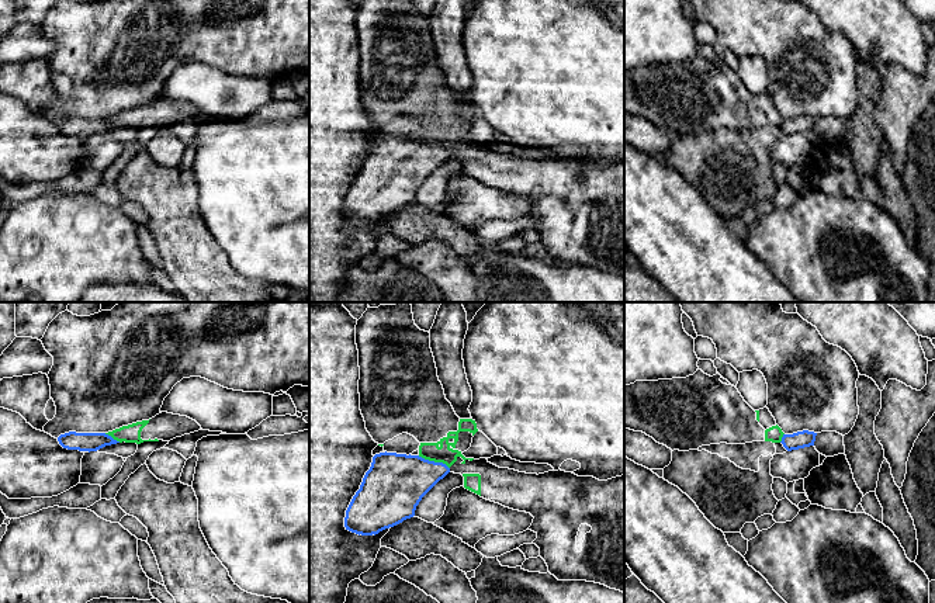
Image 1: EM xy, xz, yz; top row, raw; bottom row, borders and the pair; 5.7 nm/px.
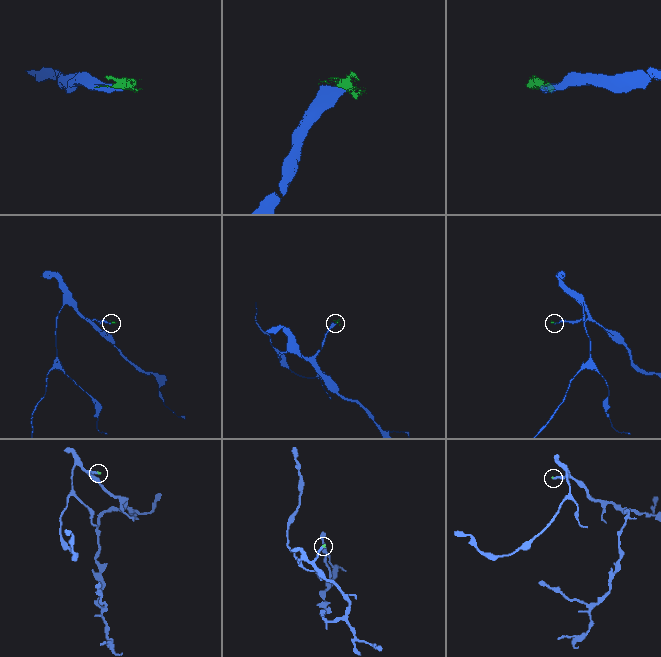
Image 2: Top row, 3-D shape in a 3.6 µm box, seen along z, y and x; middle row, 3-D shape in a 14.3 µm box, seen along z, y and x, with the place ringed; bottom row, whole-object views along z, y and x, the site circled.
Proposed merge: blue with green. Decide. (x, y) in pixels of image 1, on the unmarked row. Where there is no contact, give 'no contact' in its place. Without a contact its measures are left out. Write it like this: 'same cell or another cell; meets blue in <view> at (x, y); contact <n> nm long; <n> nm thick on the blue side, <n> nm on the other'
another cell; meets blue in xz at (433, 146); contact 200 nm long; 340 nm thick on the blue side, 100 nm on the other

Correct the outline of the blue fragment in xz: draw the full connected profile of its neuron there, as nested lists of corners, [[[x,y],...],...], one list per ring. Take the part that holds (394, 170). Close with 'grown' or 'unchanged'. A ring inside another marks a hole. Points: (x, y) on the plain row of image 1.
[[[408,118],[384,128],[384,136],[373,142],[371,152],[346,195],[346,215],[359,221],[375,221],[415,201],[422,183],[450,157],[443,148],[413,141],[419,131],[420,128]]] | grown

